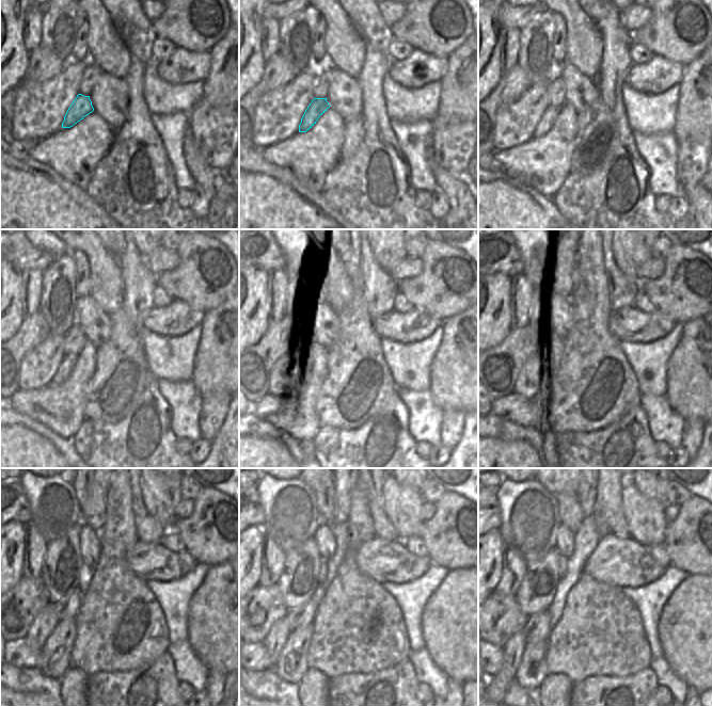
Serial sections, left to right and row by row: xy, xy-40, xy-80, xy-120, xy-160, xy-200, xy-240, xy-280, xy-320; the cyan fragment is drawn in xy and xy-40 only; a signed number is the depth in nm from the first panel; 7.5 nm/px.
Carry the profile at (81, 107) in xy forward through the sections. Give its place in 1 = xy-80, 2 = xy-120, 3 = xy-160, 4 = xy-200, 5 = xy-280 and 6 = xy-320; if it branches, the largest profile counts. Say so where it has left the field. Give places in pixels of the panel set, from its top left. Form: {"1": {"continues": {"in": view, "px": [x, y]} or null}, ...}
{"1": {"continues": {"in": "xy-80", "px": [551, 113]}}, "2": {"continues": {"in": "xy-120", "px": [68, 360]}}, "3": {"continues": {"in": "xy-160", "px": [301, 379]}}, "4": {"continues": {"in": "xy-200", "px": [543, 398]}}, "5": {"continues": {"in": "xy-280", "px": [291, 666]}}, "6": {"continues": {"in": "xy-320", "px": [532, 670]}}}

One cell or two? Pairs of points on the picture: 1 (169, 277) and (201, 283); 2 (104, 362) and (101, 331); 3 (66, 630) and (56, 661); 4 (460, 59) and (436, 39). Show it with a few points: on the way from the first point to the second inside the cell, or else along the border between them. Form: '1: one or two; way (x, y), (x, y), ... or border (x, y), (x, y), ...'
1: one; way (176, 278), (179, 281), (193, 281)
2: two; border (109, 319), (110, 335), (96, 348)
3: one; way (62, 638), (56, 654)
4: two; border (467, 39), (447, 57)

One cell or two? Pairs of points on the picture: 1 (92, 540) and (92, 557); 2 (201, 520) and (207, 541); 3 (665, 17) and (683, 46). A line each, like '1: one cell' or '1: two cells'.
1: one cell
2: one cell
3: one cell

